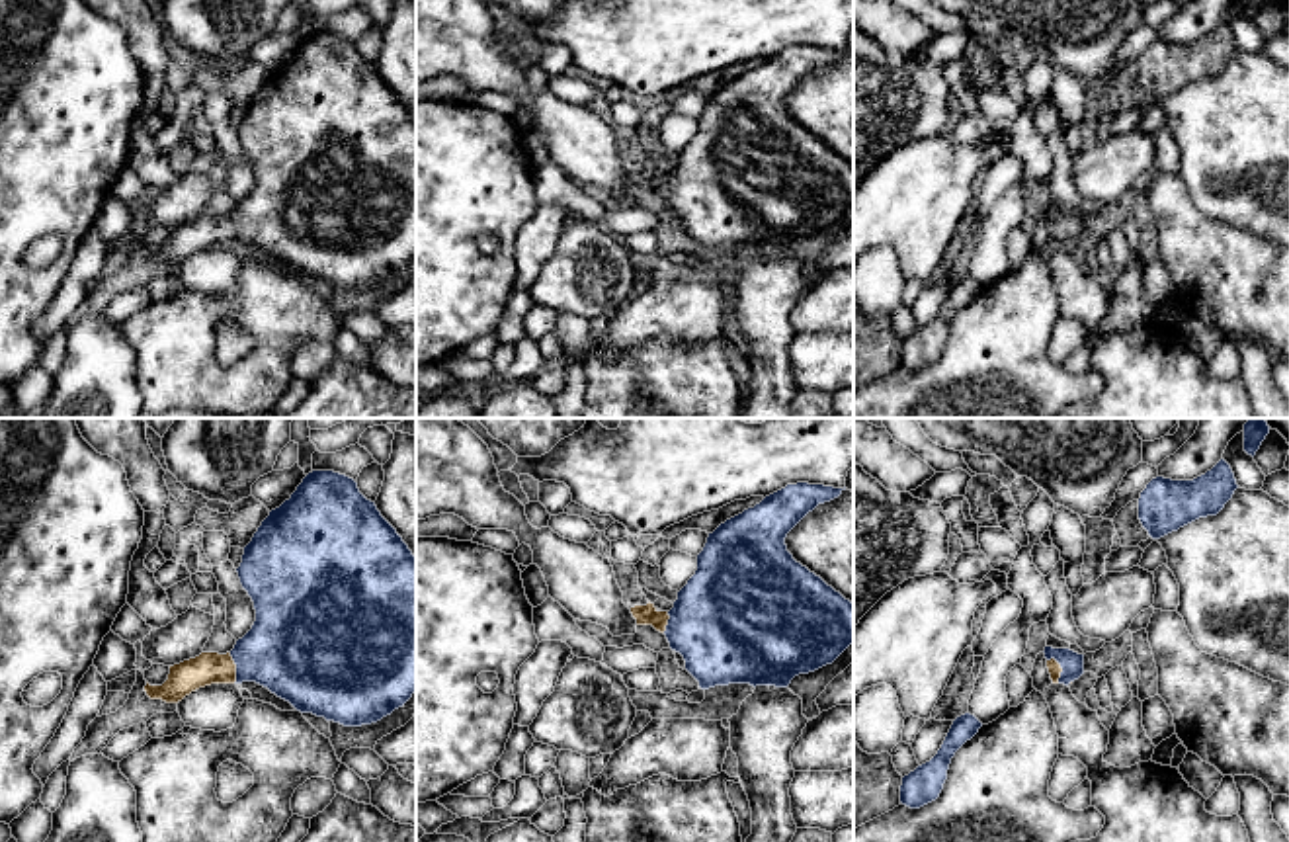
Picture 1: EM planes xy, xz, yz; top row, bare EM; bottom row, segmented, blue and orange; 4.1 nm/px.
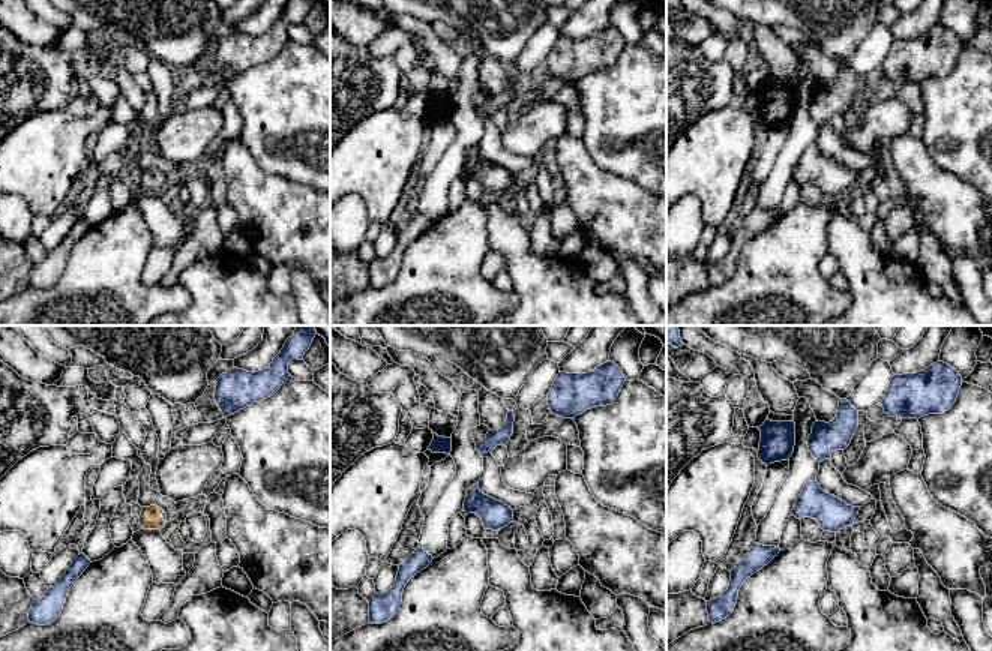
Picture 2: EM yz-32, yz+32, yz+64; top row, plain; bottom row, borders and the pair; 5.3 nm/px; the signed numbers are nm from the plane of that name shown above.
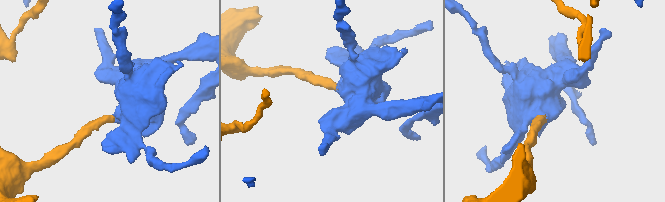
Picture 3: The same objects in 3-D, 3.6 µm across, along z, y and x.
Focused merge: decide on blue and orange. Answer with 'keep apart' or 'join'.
join

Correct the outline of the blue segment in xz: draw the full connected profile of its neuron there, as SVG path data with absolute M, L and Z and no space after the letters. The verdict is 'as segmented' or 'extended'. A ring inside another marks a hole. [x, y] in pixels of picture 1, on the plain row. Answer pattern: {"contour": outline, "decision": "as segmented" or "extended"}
{"contour": "M797 45L721 86L697 117L697 133L670 174L631 170L637 188L664 195L701 252L728 246L787 250L799 236L832 227L853 205L853 166L787 113L787 96L844 51Z", "decision": "extended"}

